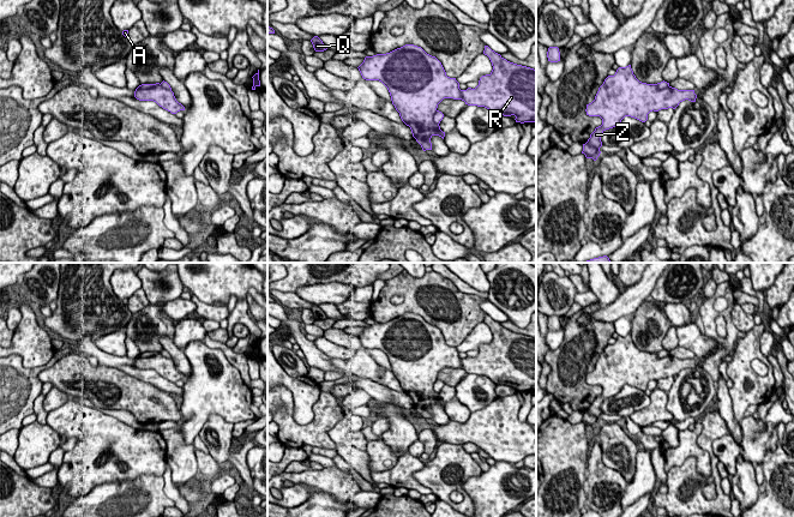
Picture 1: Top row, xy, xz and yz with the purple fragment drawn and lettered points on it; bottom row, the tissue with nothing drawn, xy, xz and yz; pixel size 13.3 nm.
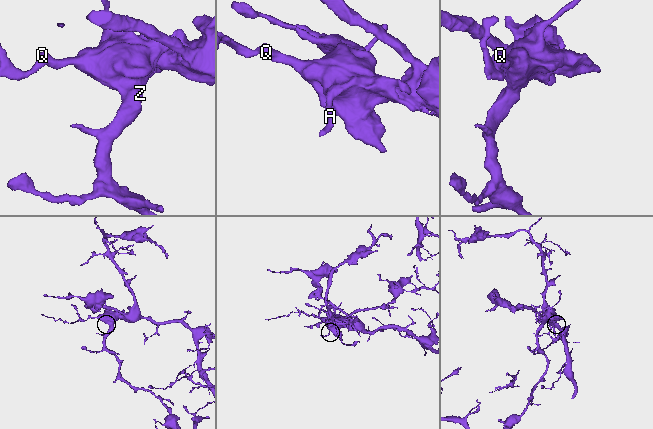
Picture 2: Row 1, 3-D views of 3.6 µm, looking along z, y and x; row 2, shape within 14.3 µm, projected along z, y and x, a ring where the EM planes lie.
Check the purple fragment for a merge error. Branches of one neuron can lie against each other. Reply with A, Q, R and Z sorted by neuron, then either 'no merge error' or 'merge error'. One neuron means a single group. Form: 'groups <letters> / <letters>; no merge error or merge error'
groups A Q Z / R; merge error

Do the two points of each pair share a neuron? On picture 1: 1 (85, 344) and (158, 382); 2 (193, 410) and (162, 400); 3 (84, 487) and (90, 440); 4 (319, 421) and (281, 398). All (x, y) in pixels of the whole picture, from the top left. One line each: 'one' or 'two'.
1: one
2: two
3: one
4: one

